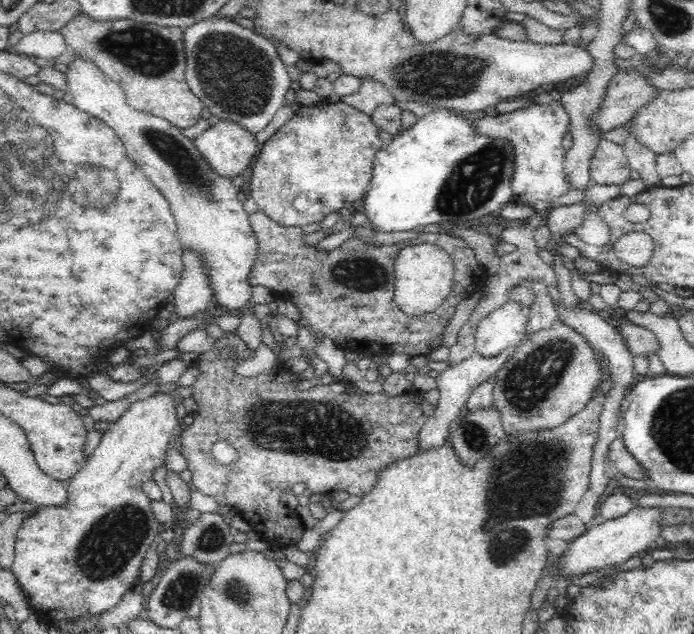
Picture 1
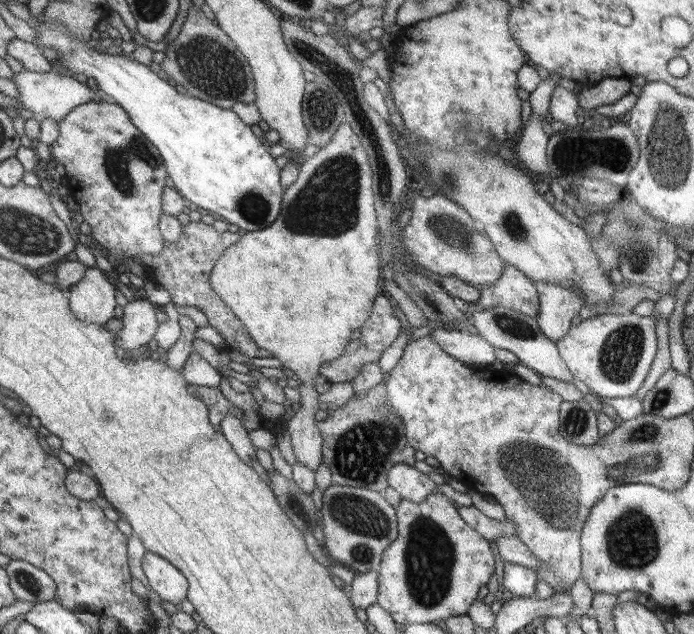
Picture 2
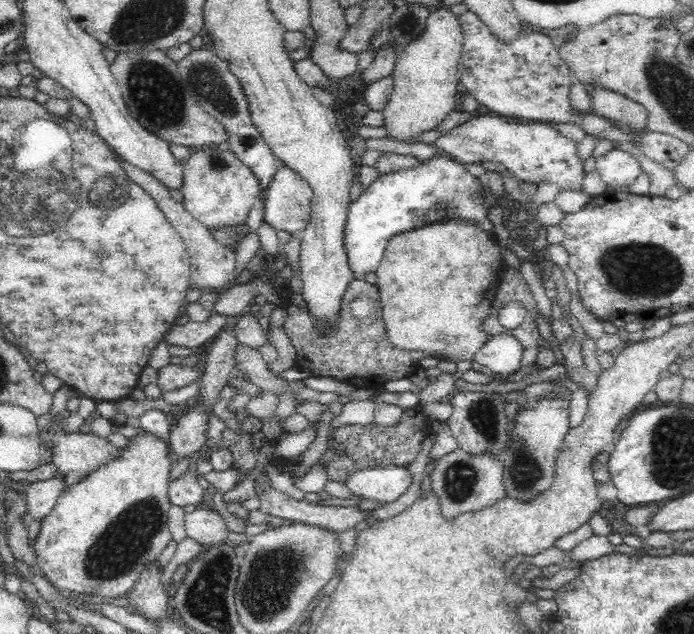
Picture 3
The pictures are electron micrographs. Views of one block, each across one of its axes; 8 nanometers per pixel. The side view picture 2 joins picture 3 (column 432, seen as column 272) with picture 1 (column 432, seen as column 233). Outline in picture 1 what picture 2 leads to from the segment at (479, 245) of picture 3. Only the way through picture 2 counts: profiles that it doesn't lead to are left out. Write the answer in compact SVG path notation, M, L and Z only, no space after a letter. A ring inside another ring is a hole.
M416 244L400 250L395 267L395 302L400 310L412 316L432 314L453 292L454 264L452 257L435 244Z

